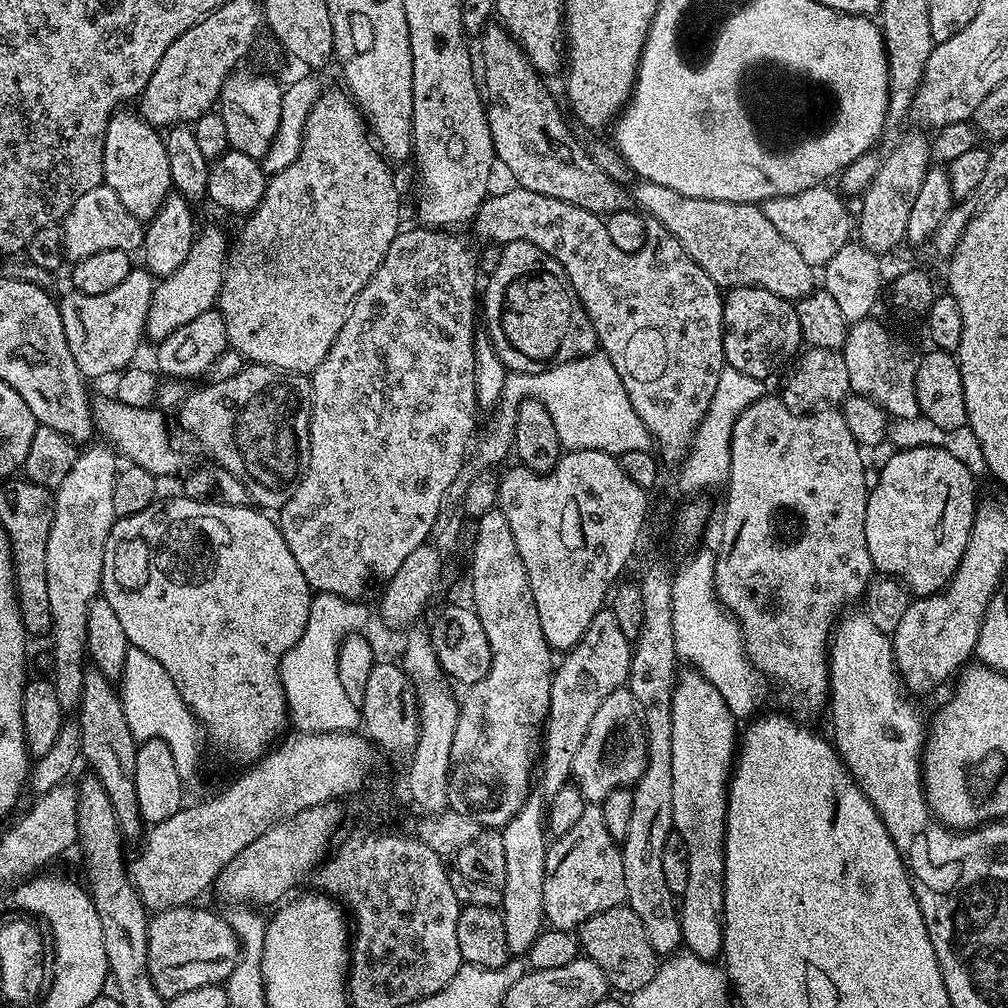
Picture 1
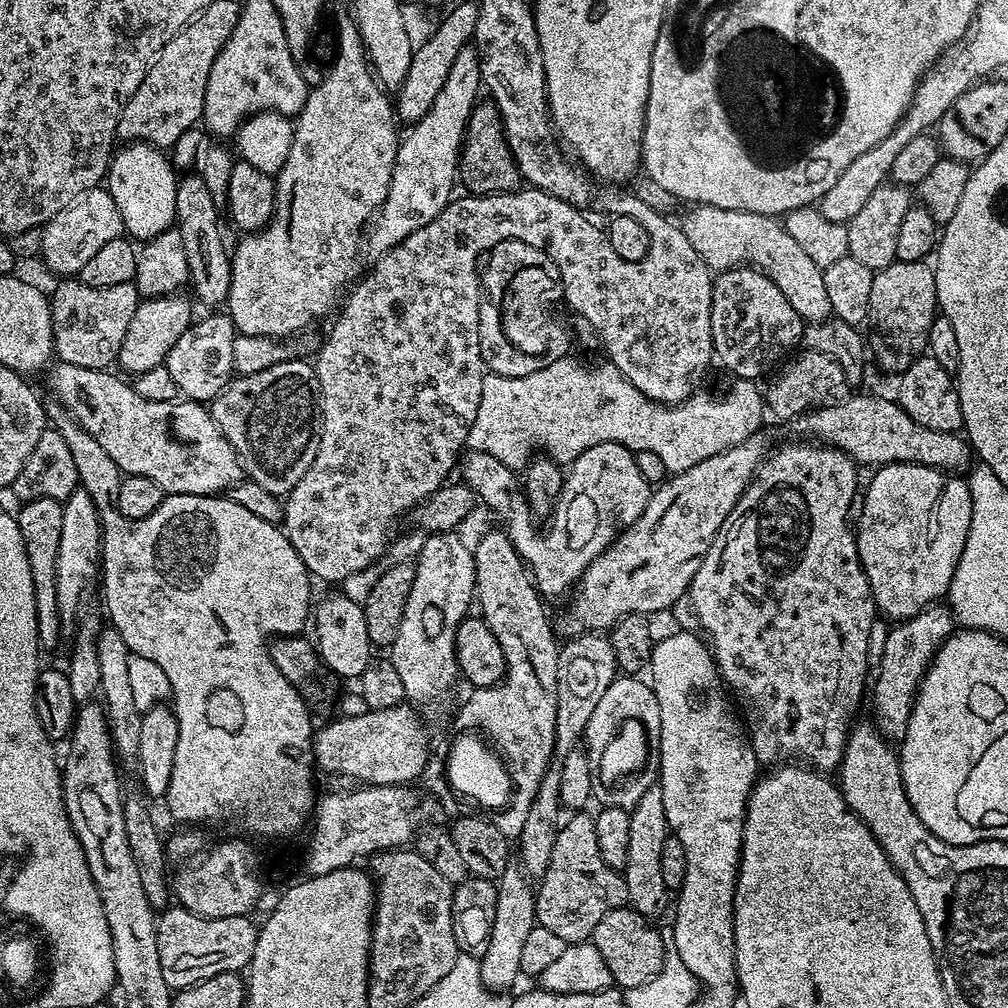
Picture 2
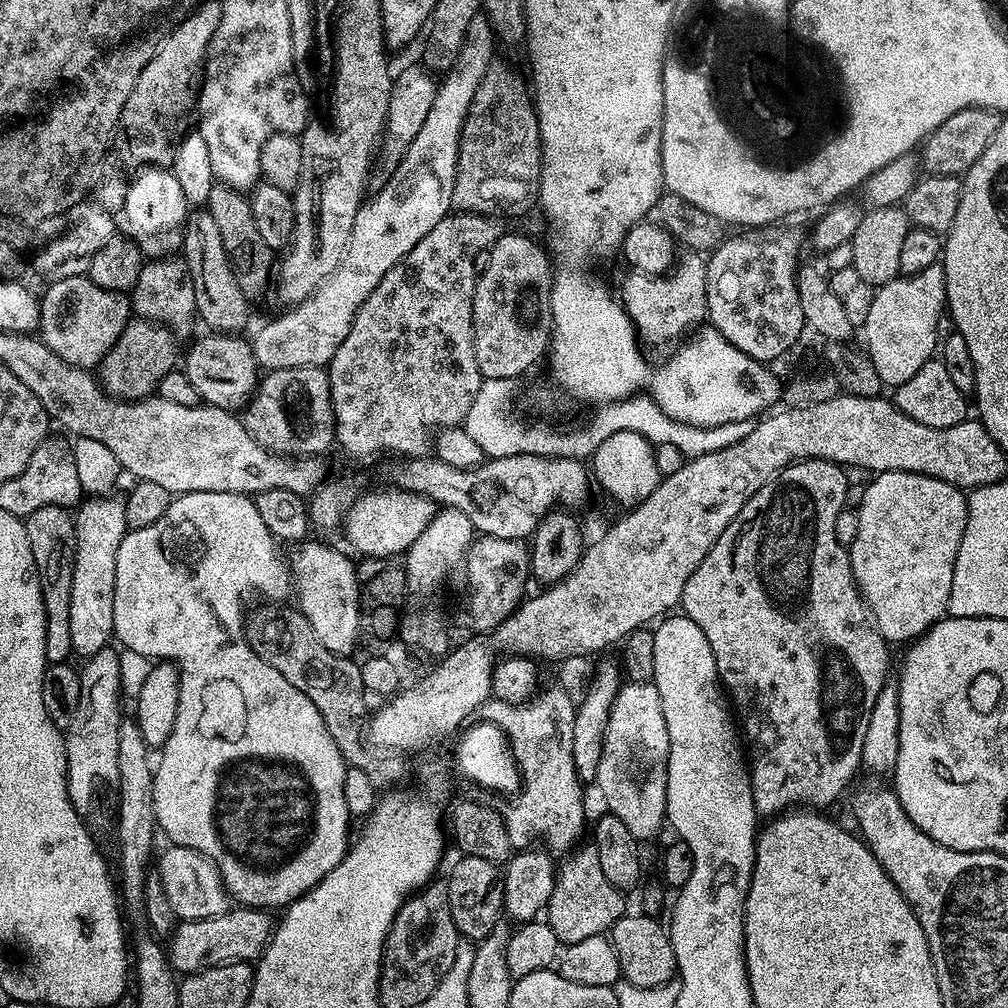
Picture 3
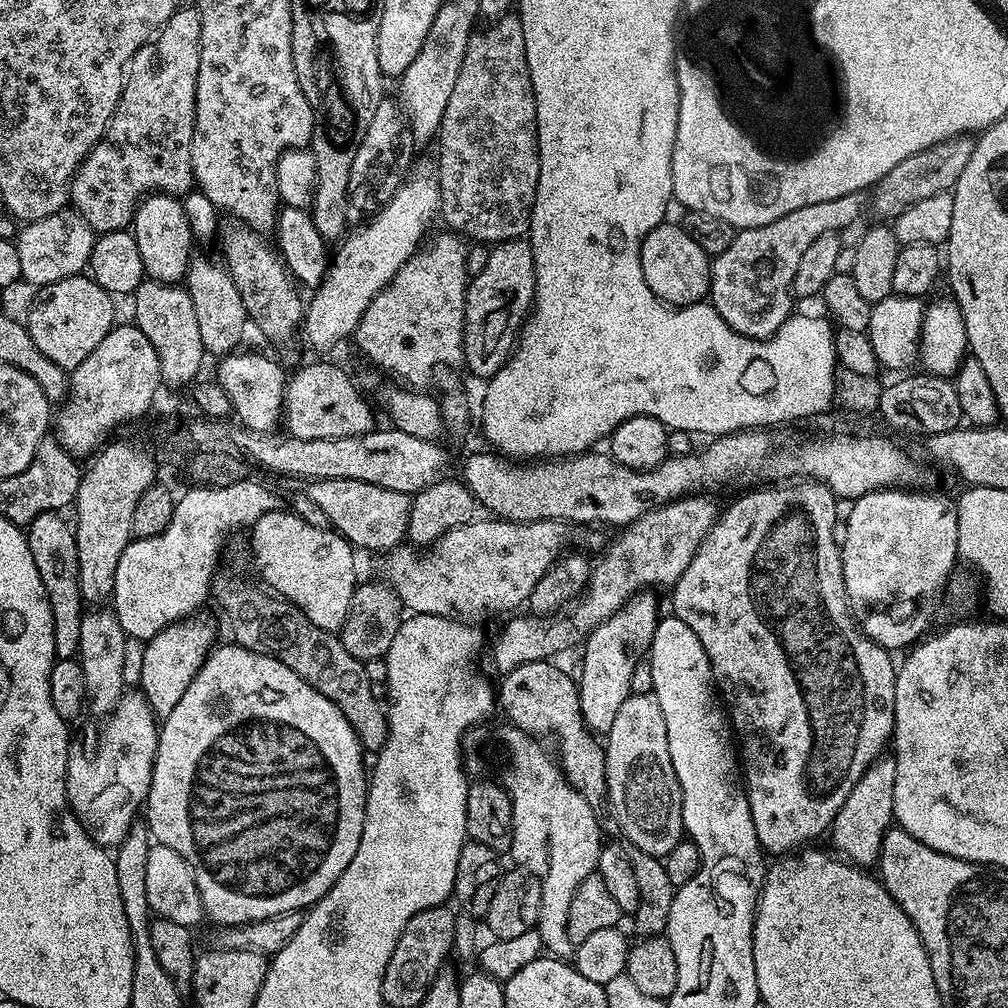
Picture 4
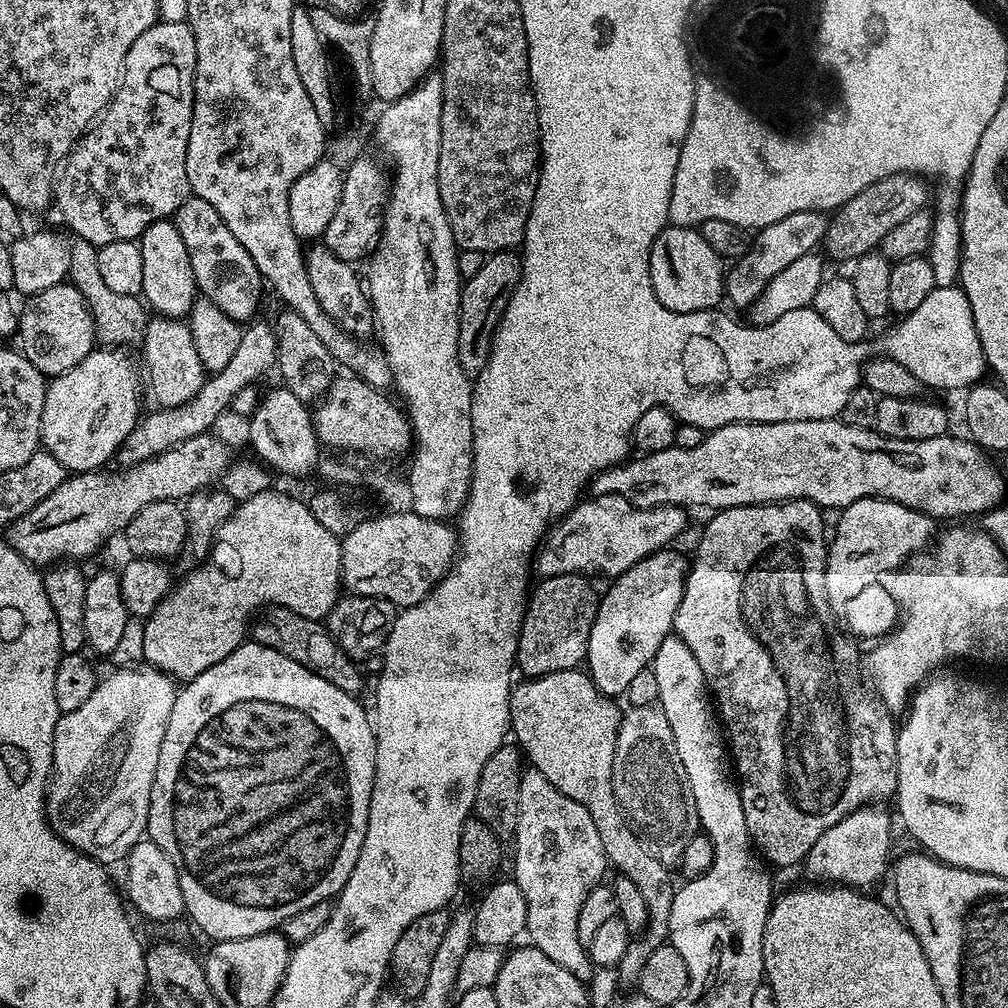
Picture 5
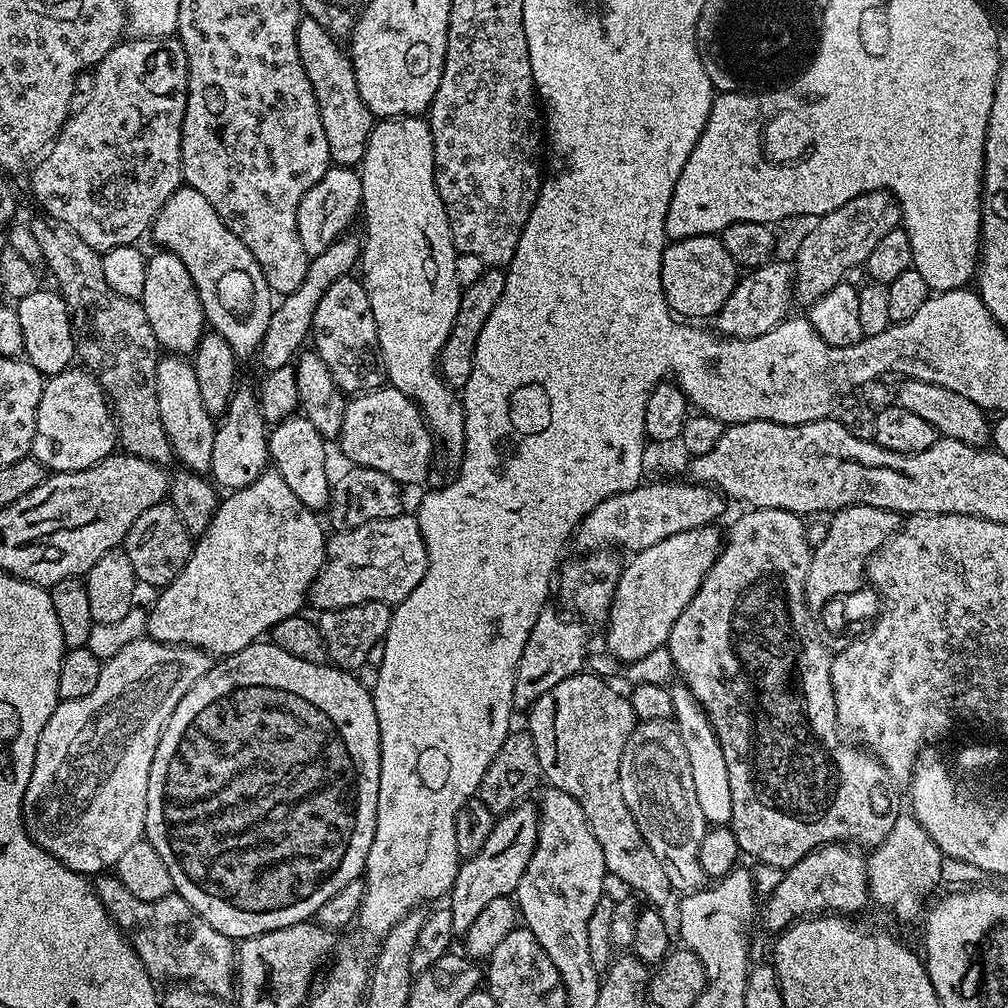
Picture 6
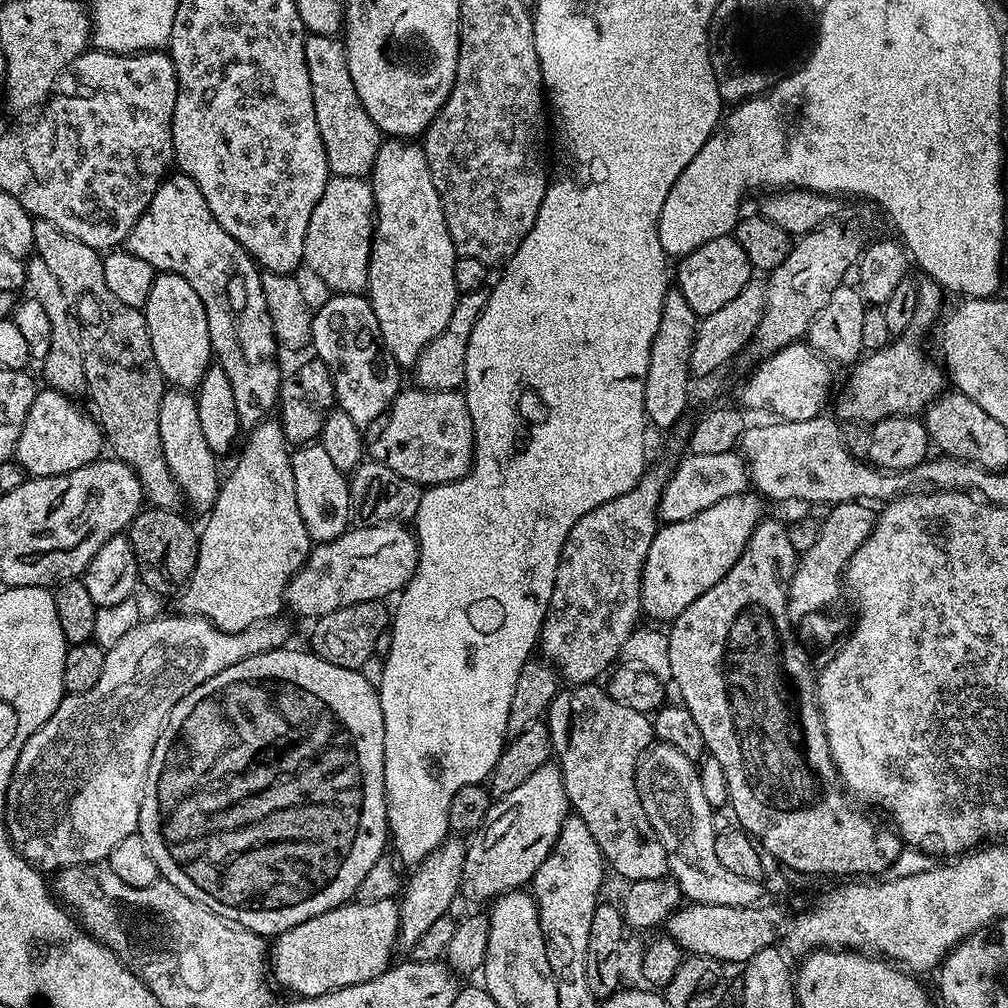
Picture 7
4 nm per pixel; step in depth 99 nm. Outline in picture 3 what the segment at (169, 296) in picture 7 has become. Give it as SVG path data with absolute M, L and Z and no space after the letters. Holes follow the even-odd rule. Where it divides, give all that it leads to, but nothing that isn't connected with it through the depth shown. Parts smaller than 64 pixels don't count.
M148 166L131 177L122 209L127 235L148 258L163 258L181 251L184 243L184 224L190 205L178 178L164 166Z

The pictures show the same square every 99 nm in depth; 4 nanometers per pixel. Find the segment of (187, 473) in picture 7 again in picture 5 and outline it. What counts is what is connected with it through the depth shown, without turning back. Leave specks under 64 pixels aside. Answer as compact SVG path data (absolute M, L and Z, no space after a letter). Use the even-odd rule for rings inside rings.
M153 315L144 331L143 348L146 384L147 387L148 384L152 387L157 400L155 403L159 407L182 406L190 402L194 394L198 394L198 390L204 385L206 373L203 362L198 358L198 350L194 347L192 331L183 319ZM146 367L148 367L148 372Z

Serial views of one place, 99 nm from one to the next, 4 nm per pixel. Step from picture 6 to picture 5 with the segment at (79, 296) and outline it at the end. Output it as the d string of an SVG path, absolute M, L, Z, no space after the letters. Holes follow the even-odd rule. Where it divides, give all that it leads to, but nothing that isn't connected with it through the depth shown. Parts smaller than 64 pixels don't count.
M79 238L73 239L70 244L70 270L68 280L86 298L88 309L94 318L96 338L104 346L128 346L124 344L139 345L144 338L144 331L150 319L149 309L140 296L130 294L114 294L102 274L98 270L97 245Z

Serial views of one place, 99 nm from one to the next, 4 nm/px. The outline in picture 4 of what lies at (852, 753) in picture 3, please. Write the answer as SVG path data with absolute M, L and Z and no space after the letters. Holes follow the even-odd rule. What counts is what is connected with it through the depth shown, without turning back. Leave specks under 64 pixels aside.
M800 478L795 482L780 482L775 486L760 486L745 492L748 493L738 497L725 512L723 509L717 515L716 523L698 546L694 558L690 558L690 566L686 566L682 578L671 585L671 611L682 618L682 622L686 622L686 626L690 626L694 634L698 634L698 642L702 642L702 650L706 650L706 658L712 667L712 679L715 680L719 695L726 705L730 727L737 737L744 736L742 780L746 785L750 814L754 818L754 830L758 834L761 849L768 854L788 854L811 845L815 836L820 836L823 832L825 835L831 829L838 810L842 810L842 802L846 802L846 798L850 798L850 790L858 786L858 778L862 778L873 760L885 751L884 743L893 739L898 668L895 663L892 665L892 660L888 657L891 656L889 649L875 644L865 629L863 632L856 628L856 620L852 617L853 609L850 607L842 578L838 520L836 524L837 496L825 484L807 478Z

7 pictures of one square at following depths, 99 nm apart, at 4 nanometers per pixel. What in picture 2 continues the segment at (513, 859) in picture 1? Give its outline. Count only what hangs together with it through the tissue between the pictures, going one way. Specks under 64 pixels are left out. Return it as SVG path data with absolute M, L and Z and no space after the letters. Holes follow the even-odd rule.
M510 866L495 881L498 894L498 910L494 910L494 930L490 934L490 946L486 954L479 957L484 985L492 991L503 993L516 979L521 979L522 949L530 930L538 927L536 922L536 894L534 884L523 868Z

